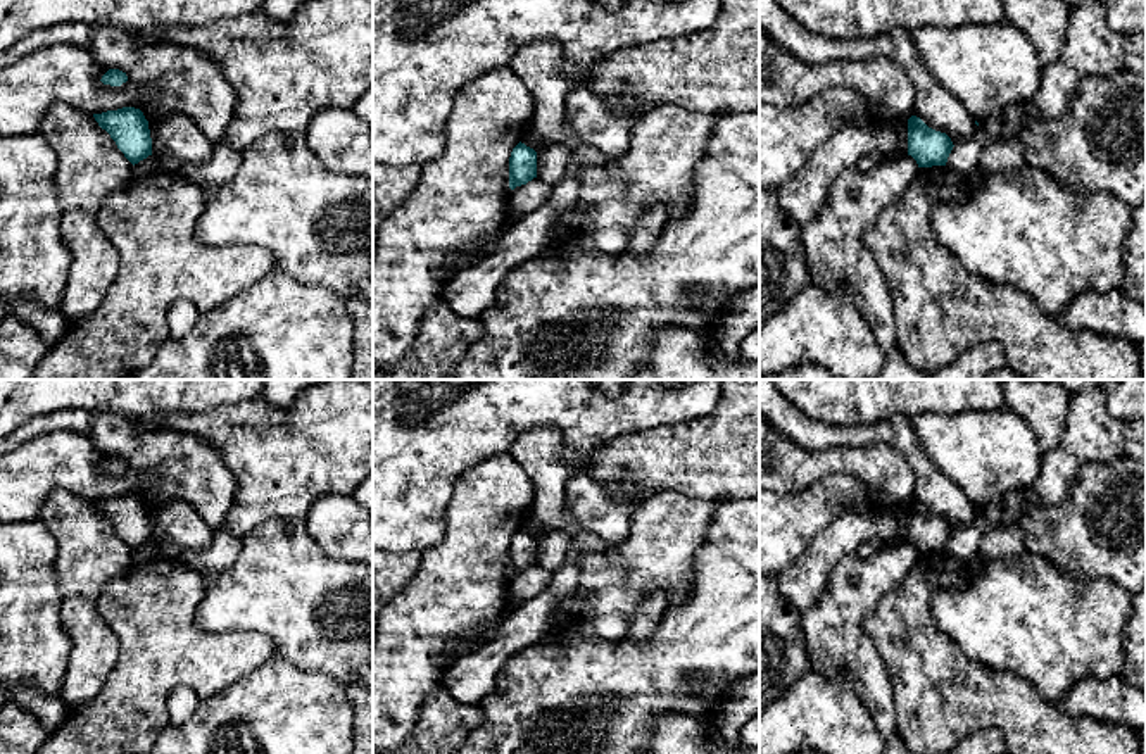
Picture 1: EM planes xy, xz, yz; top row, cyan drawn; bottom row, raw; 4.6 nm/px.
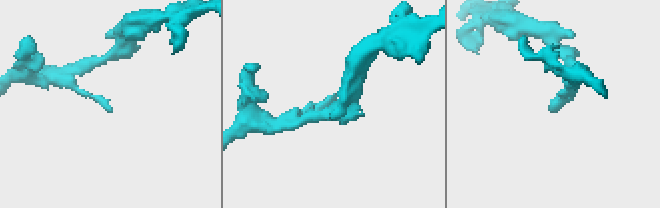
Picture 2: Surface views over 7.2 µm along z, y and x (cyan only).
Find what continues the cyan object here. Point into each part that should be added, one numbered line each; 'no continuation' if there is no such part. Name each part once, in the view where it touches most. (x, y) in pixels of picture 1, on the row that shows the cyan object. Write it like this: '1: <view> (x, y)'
no continuation

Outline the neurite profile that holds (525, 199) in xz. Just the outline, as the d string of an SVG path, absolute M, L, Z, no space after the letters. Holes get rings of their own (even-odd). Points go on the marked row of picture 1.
M533 178L526 185L511 190L507 204L507 217L521 219L530 212L535 212L547 202L551 186L544 185L538 178Z

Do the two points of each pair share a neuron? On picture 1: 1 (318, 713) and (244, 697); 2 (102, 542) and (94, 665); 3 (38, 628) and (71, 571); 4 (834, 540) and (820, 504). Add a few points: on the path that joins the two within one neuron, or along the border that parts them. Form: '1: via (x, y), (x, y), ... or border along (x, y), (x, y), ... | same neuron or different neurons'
1: via (299, 713), (263, 713) | same neuron
2: via (85, 573), (85, 628), (88, 634) | same neuron
3: border along (56, 551), (59, 625), (64, 630) | different neurons
4: border along (867, 511), (834, 518), (803, 554) | different neurons

